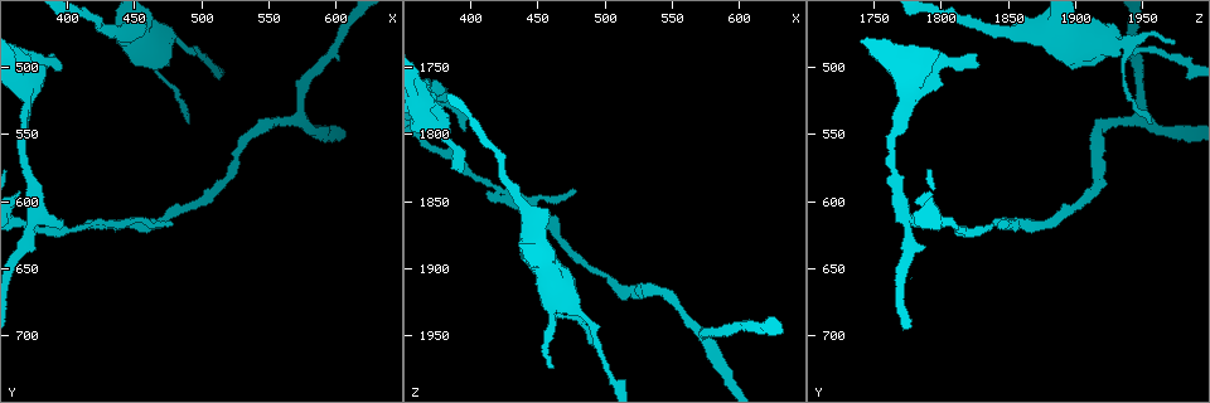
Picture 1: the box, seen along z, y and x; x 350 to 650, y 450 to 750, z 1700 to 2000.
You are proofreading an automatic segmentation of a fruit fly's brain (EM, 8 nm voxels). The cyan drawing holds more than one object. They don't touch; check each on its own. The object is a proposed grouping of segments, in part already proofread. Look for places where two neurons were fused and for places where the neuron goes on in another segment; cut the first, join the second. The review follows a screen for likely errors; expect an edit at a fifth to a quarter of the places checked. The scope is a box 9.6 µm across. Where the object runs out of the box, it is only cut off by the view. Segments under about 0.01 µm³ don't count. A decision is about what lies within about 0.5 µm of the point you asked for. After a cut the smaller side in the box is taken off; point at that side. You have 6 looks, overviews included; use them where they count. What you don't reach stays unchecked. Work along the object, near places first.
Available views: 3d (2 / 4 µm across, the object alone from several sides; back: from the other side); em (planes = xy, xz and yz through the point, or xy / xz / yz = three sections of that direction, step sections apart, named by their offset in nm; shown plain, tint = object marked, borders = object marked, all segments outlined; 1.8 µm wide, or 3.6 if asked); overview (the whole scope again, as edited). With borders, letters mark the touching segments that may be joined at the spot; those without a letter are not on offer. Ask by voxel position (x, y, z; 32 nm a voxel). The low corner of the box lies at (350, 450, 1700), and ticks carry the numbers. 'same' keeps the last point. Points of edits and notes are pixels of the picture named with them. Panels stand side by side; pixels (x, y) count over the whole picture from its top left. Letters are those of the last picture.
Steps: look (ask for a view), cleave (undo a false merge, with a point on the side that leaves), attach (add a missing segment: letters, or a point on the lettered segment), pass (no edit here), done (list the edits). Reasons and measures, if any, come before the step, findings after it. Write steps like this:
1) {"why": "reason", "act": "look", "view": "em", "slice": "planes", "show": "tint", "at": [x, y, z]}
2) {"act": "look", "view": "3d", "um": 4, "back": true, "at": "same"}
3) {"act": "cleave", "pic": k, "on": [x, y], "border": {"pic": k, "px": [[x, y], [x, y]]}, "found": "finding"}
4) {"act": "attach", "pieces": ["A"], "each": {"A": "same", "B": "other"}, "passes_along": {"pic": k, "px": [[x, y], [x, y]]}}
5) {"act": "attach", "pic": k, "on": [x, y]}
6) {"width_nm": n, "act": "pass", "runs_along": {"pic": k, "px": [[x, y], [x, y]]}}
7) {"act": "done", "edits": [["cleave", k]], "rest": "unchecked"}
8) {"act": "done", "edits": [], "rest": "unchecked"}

{"why": "arms part here", "act": "look", "view": "3d", "um": 4, "back": true, "at": [446, 616, 1854]}

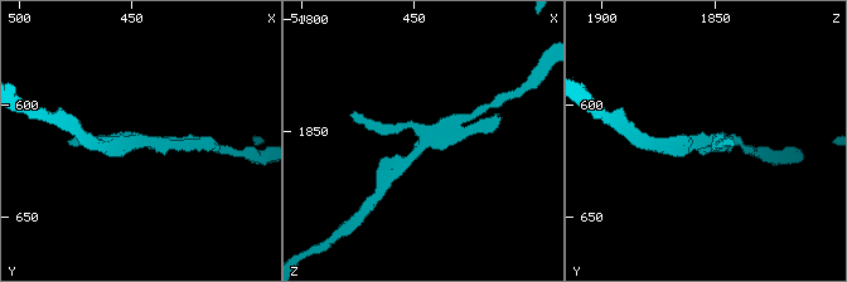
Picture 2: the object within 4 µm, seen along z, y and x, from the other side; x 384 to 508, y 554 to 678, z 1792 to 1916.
{"act": "look", "view": "em", "slice": "planes", "show": "borders", "at": [444, 616, 1856]}

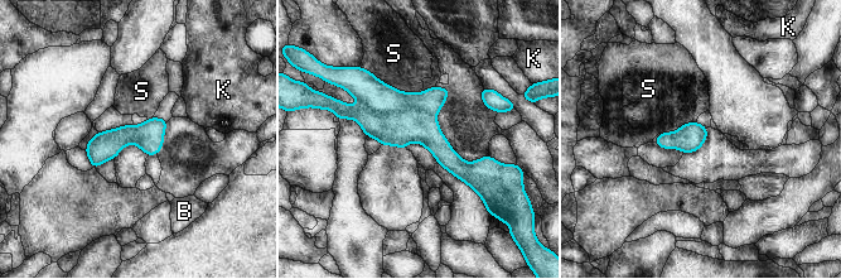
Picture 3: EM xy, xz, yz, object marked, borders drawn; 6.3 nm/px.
{"act": "cleave", "pic": 3, "on": [375, 95], "each": {"B": "other", "K": "other", "S": "other"}, "part_leaving": {"pic": 3, "px": [[445, 91], [430, 101], [357, 95]]}, "found": "a second neuron is stuck on"}

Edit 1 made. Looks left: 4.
{"why": "branch stops here", "act": "look", "view": "3d", "um": 4, "at": [392, 496, 1826]}

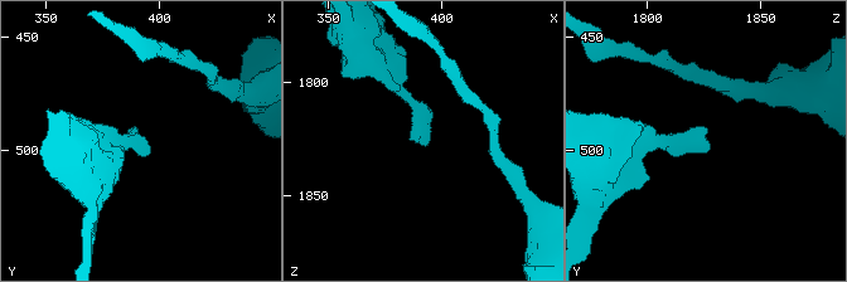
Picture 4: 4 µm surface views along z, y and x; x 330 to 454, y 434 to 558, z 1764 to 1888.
{"why": "need the tissue", "act": "look", "view": "em", "slice": "planes", "show": "borders", "at": [394, 498, 1829]}

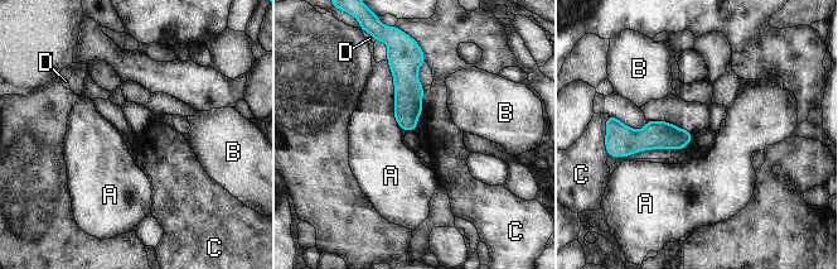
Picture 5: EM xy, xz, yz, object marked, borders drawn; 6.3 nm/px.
{"act": "pass", "each": {"A": "other", "B": "other", "C": "other", "D": "other"}, "border": {"pic": 5, "px": [[386, 59], [398, 124]]}, "found": "no lettered segment goes on from it"}

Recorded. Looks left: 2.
{"why": "branch stops here", "act": "look", "view": "em", "slice": "xz", "step": 16, "show": "borders", "at": [398, 612, 1796]}

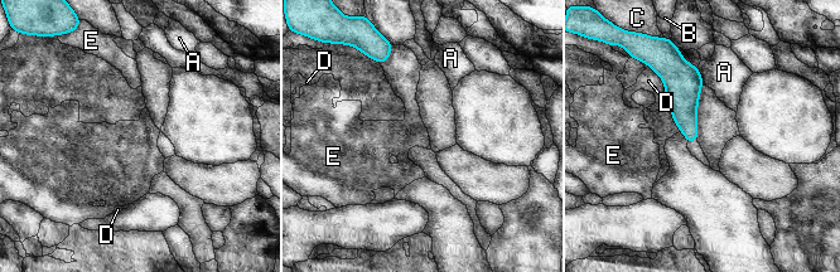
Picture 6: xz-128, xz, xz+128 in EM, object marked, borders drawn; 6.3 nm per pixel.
{"longest_contact_nm": ["D", 200], "act": "pass", "each": {"A": "other", "B": "other", "C": "other", "D": "other", "E": "other"}, "border": {"pic": 6, "px": [[390, 53], [380, 63]]}, "found": "none of them fits"}

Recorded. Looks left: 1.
{"act": "done", "edits": [["cleave", 3]], "rest": "unchecked"}

